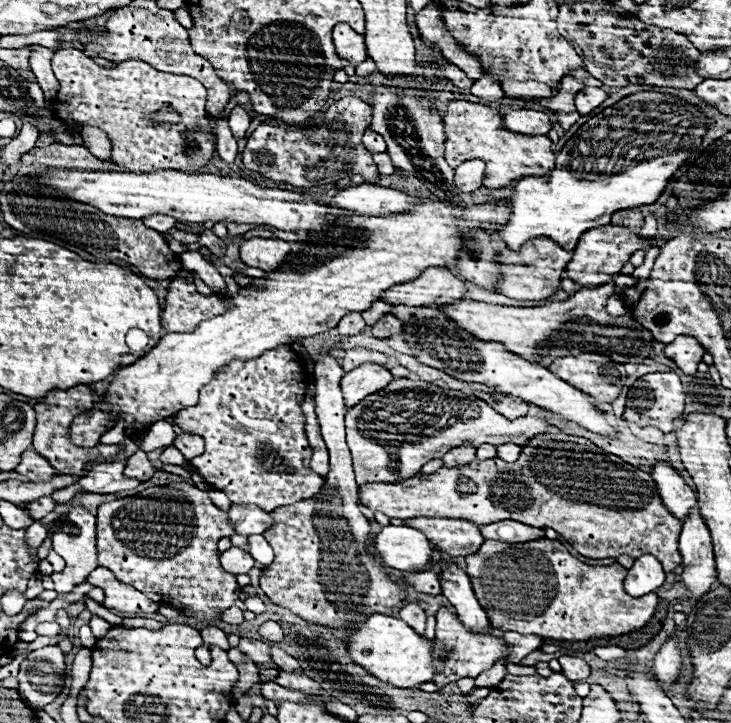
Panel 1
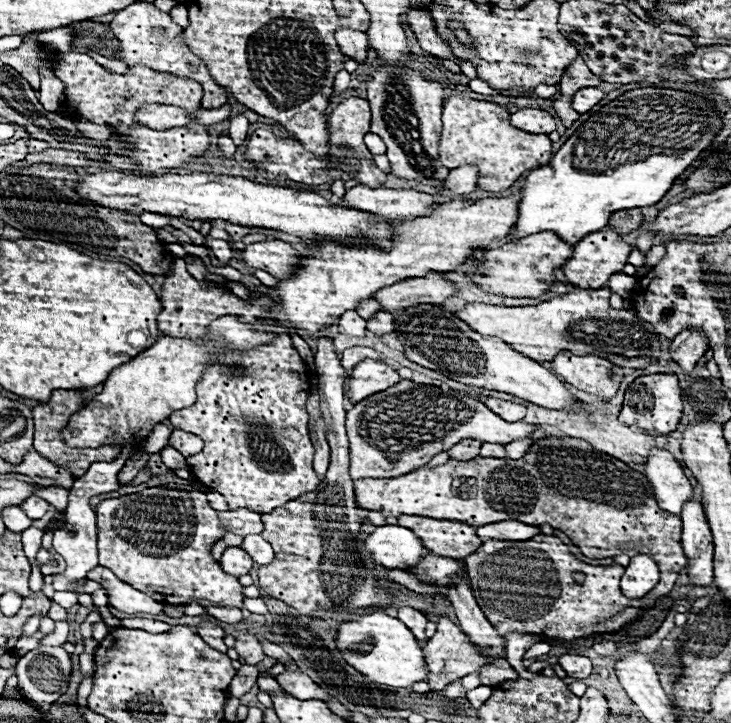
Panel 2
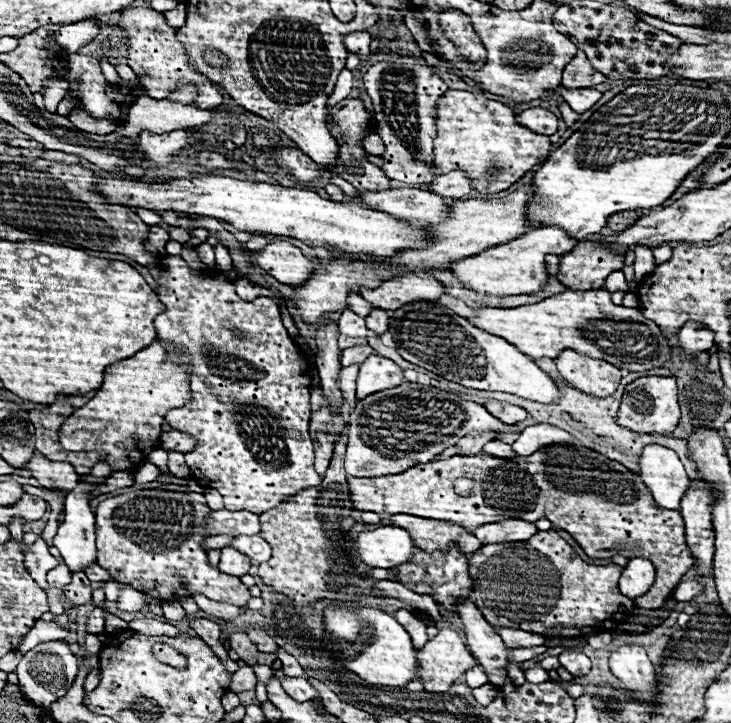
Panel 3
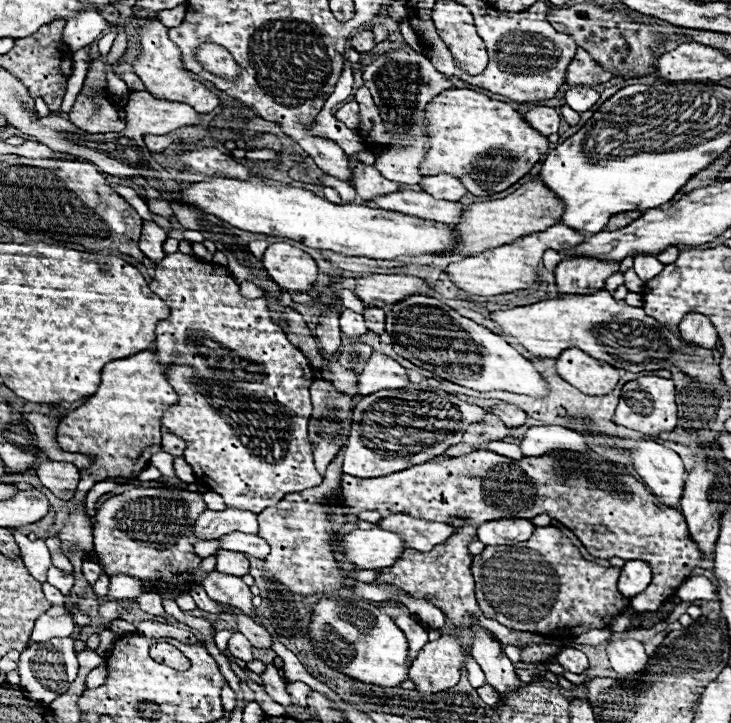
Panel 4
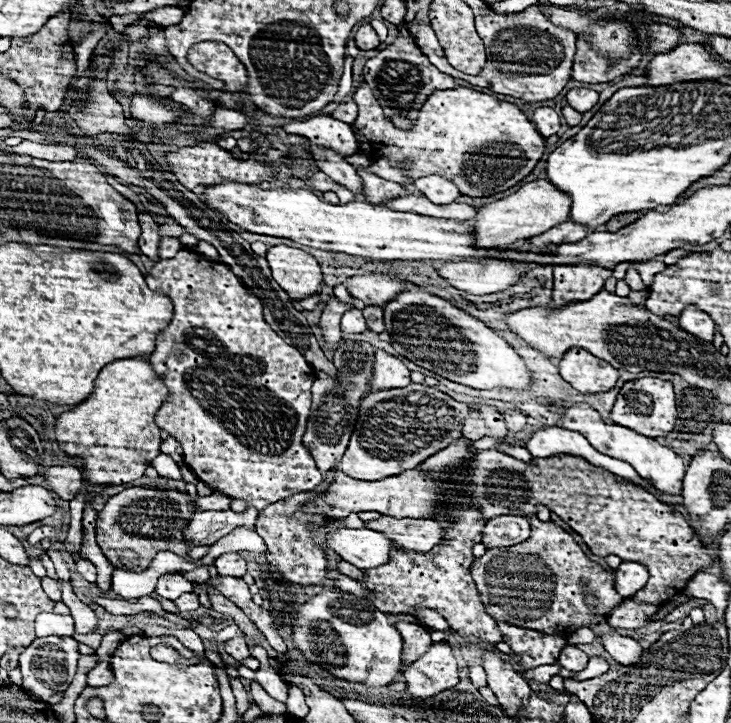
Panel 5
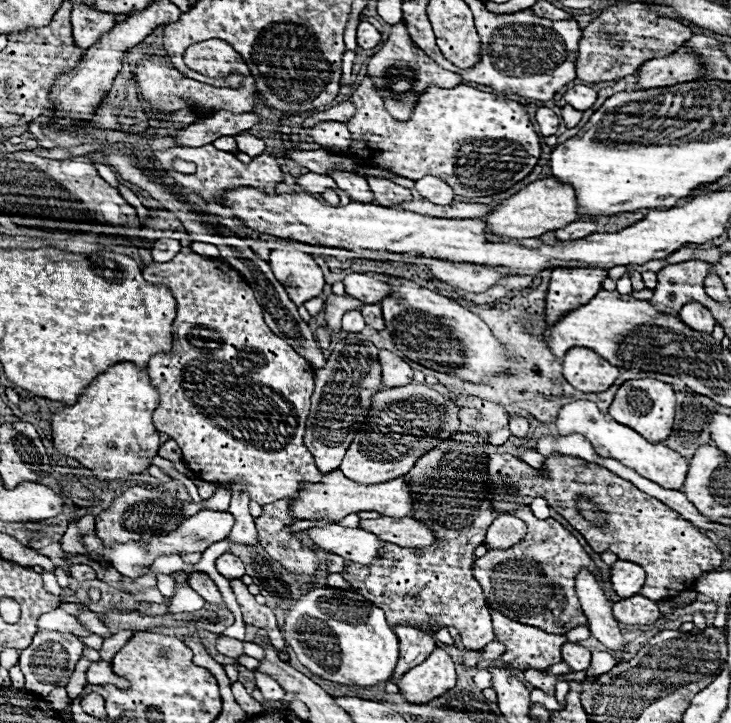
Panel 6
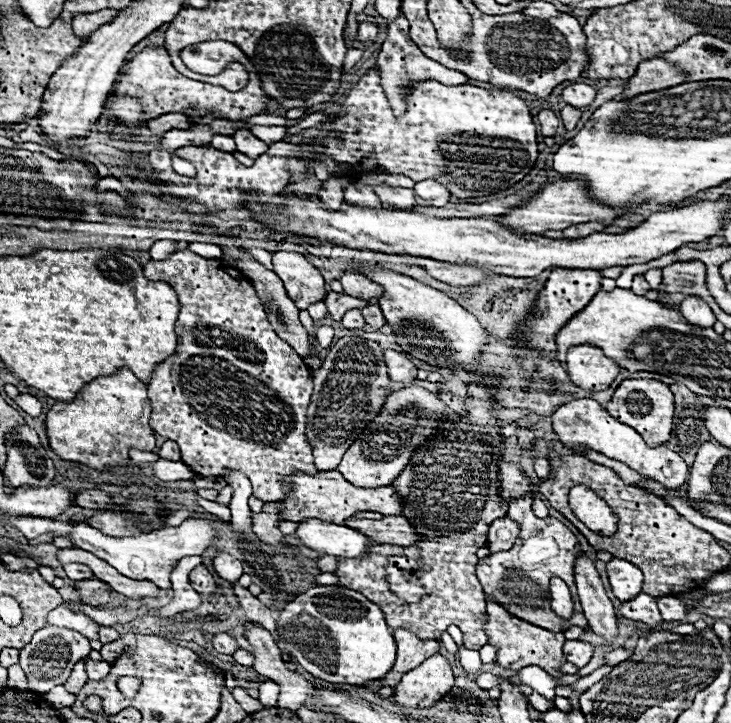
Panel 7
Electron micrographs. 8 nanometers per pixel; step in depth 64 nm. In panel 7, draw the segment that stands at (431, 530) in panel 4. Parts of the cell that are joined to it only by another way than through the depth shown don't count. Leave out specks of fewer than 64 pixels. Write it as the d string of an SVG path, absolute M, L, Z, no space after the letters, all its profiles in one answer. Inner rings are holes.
M384 516L382 520L366 520L366 518L346 518L346 526L370 536L370 540L380 544L396 544L396 546L412 546L414 542L422 540L420 534L408 524L404 516Z

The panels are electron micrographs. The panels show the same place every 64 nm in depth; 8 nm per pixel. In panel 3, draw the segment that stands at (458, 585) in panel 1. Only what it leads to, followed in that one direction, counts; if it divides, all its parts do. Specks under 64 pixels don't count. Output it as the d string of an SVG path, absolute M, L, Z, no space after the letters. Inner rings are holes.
M466 600L462 606L458 606L458 614L466 626L466 644L472 650L472 656L484 668L490 684L502 688L502 684L512 682L506 674L508 650L502 638L484 620L480 610L470 600Z

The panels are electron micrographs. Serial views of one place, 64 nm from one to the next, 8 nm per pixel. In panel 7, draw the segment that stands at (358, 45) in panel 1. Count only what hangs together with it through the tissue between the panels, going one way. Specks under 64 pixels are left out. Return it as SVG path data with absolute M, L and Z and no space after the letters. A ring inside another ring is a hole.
M362 22L362 24L358 26L358 40L364 42L366 46L372 44L376 36L378 36L378 26L376 26L376 24L372 24L372 22Z

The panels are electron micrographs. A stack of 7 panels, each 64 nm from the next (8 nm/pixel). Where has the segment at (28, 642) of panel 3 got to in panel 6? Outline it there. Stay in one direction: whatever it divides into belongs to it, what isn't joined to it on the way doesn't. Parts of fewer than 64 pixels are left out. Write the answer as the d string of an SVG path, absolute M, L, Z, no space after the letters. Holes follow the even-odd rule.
M56 608L56 610L48 612L48 614L42 614L40 620L38 620L38 628L40 628L40 630L74 632L74 634L78 634L78 636L90 636L90 634L92 634L86 626L82 626L82 624L78 622L76 616L64 612L62 608Z

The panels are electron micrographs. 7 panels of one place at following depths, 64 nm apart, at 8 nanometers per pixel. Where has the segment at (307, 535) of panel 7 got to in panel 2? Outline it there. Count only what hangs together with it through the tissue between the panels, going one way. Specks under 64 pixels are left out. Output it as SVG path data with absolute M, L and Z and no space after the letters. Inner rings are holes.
M378 526L374 532L366 534L364 548L368 550L368 558L376 566L384 568L410 568L416 566L426 548L420 538L402 526Z

